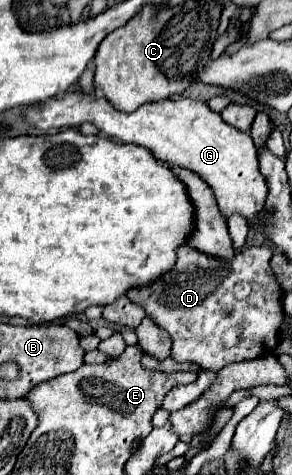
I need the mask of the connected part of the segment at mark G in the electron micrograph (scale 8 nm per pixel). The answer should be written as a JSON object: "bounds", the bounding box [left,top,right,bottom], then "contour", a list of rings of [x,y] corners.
{"bounds":[25,91,269,229],"contour":[[[75,91],[35,105],[25,113],[25,117],[31,125],[43,131],[51,127],[79,127],[81,123],[89,121],[101,131],[101,135],[109,139],[143,145],[167,165],[195,171],[195,175],[199,175],[215,193],[219,211],[227,219],[231,215],[241,215],[247,221],[249,229],[253,229],[253,225],[265,211],[265,199],[269,189],[263,173],[259,171],[257,153],[253,151],[257,147],[251,135],[247,131],[239,131],[227,125],[215,111],[207,107],[205,101],[177,97],[141,105],[133,113],[123,113],[115,111],[115,107],[111,107],[111,103],[103,97],[81,95],[79,91]]]}

